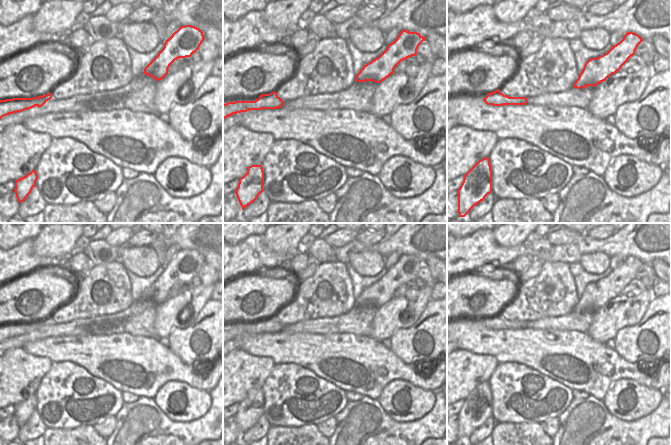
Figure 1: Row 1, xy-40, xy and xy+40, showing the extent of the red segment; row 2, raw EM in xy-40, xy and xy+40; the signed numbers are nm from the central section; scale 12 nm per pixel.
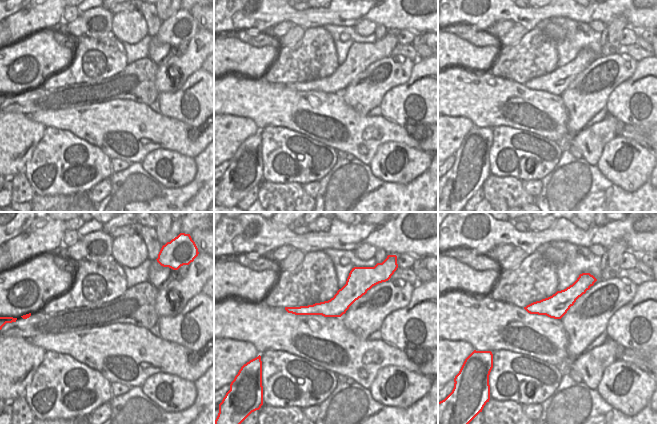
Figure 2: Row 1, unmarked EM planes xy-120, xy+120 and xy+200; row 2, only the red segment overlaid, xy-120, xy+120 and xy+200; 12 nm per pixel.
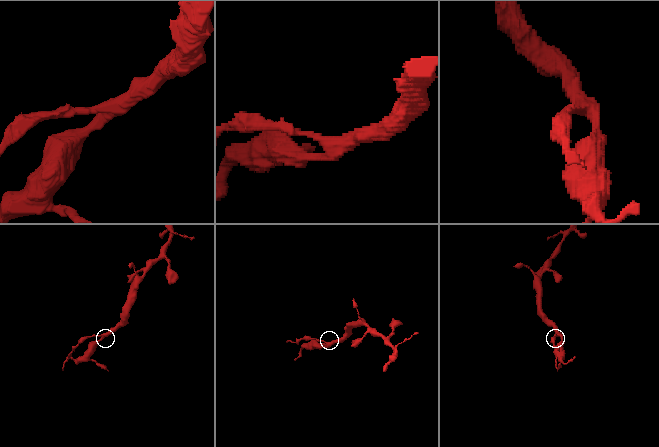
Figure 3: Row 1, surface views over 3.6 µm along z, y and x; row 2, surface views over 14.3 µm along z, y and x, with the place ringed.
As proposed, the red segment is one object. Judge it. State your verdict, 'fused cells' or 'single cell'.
fused cells

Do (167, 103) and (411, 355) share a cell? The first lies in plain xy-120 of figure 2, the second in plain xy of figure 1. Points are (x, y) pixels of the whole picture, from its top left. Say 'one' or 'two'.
one

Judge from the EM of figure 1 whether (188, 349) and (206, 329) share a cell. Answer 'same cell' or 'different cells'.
same cell

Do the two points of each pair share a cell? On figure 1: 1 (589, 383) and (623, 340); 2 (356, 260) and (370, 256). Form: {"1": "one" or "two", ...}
{"1": "two", "2": "one"}

